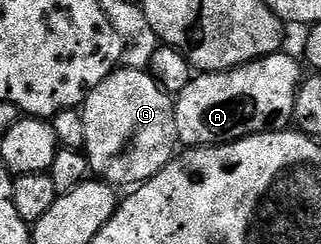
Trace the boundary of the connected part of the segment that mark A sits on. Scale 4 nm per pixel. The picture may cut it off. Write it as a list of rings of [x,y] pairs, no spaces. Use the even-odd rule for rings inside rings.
[[[278,51],[237,69],[194,76],[191,84],[175,97],[173,114],[178,142],[188,147],[226,145],[266,130],[290,128],[297,88],[303,80],[303,65],[298,58],[297,61],[285,51]]]

